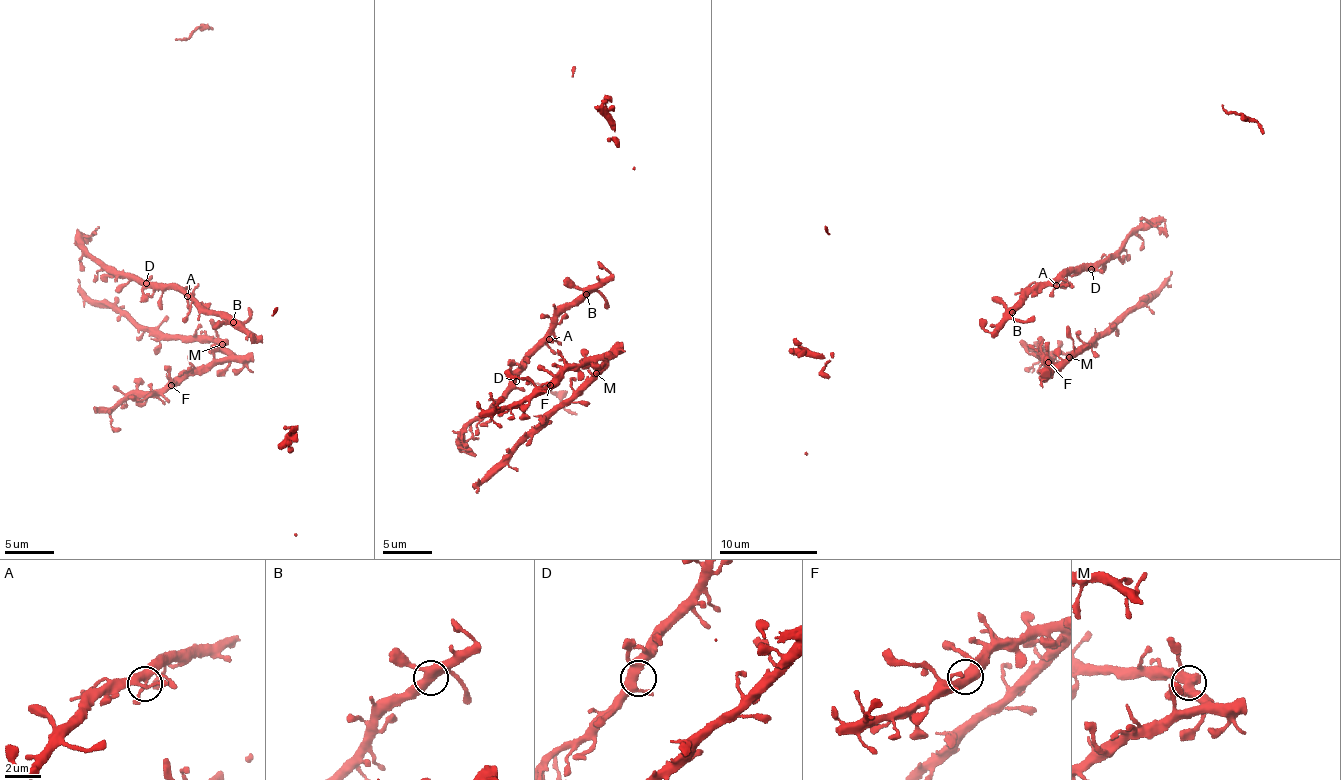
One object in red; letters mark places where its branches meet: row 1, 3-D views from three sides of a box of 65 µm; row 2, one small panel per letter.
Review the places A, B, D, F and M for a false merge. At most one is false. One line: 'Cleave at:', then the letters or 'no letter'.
Cleave at: no letter

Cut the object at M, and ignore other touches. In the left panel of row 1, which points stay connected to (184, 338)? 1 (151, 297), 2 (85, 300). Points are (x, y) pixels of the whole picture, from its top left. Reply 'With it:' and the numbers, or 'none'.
With it: 2

